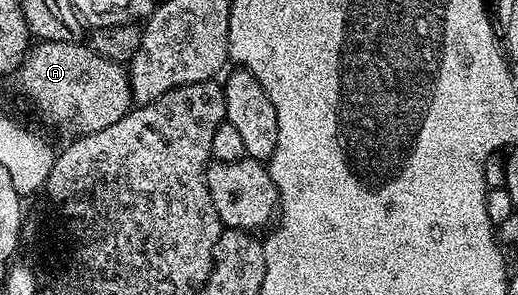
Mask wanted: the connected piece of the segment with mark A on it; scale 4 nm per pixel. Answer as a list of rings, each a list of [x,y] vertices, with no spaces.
[[[44,40],[36,43],[23,57],[17,79],[20,90],[31,99],[40,116],[47,123],[64,128],[65,131],[71,132],[70,134],[105,130],[105,126],[113,126],[113,122],[121,122],[123,115],[130,112],[133,107],[128,69],[109,58],[101,58],[101,54],[97,54],[83,42]]]

